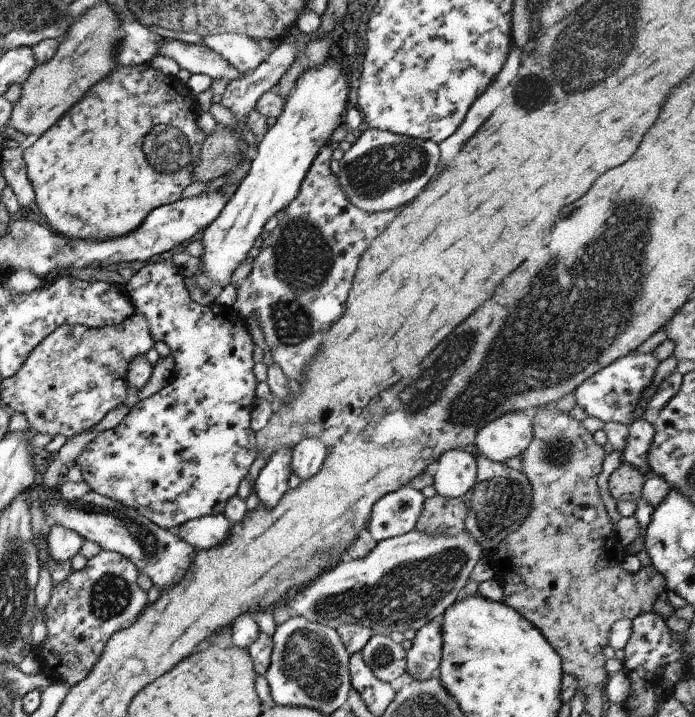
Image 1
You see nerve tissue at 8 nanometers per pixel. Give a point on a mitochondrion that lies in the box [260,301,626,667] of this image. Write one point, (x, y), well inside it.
(406, 592)

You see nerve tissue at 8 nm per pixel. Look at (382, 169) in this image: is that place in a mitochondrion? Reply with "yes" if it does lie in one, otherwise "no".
yes

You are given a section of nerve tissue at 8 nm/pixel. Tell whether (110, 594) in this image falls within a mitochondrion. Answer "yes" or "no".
yes

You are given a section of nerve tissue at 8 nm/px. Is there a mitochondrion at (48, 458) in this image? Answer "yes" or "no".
no

